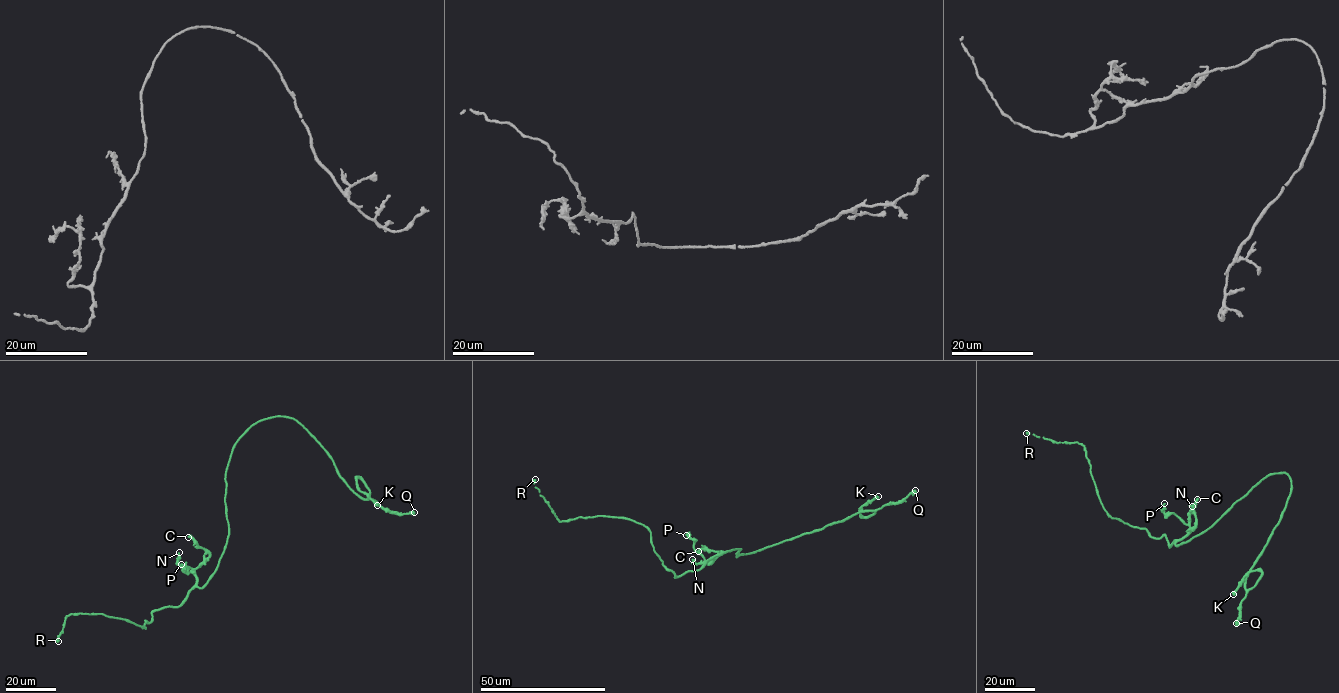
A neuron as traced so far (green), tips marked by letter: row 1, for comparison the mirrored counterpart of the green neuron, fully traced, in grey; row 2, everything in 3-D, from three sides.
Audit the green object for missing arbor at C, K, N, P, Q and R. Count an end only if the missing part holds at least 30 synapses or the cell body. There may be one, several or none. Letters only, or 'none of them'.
none of them

